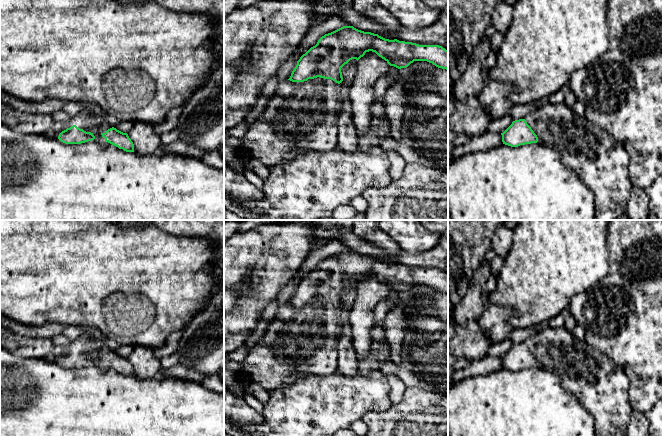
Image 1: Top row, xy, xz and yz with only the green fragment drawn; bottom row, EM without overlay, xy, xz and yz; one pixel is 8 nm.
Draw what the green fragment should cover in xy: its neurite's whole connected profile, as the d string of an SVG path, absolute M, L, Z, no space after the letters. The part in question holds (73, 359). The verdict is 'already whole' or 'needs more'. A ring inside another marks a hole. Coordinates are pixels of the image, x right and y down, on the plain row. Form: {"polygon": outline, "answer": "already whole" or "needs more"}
{"polygon": "M89 331L73 341L70 349L64 350L58 363L65 368L81 368L97 363L126 376L134 376L134 368L128 358L114 352L109 341L96 340Z", "answer": "needs more"}

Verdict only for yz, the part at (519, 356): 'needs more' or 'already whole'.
needs more

